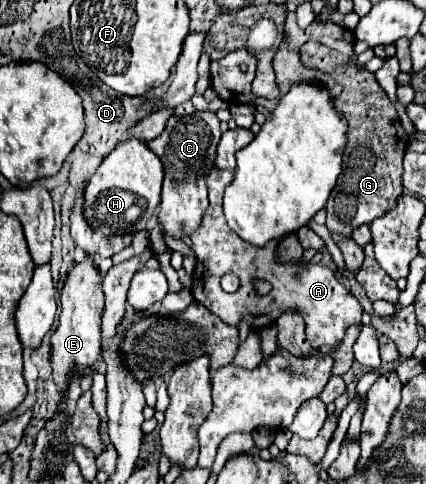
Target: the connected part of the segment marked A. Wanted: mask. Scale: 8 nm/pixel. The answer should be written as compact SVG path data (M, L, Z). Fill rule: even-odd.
M219 170L209 172L209 208L205 212L205 220L201 222L201 228L197 230L197 236L193 236L193 250L197 254L197 266L193 274L193 298L205 308L209 308L213 314L217 314L225 324L239 324L241 320L247 320L251 328L261 328L285 312L285 308L297 308L307 324L307 342L311 348L319 350L321 346L335 346L347 326L361 322L361 306L357 298L335 278L333 270L323 264L309 264L307 270L299 276L299 264L277 264L273 250L277 244L269 244L269 248L253 248L253 244L241 240L233 230L227 228L225 214L223 214L223 190L233 180L233 172ZM233 272L239 276L241 286L237 292L223 292L219 280L223 274ZM255 280L269 280L271 292L265 296L259 296L255 292L253 282Z

